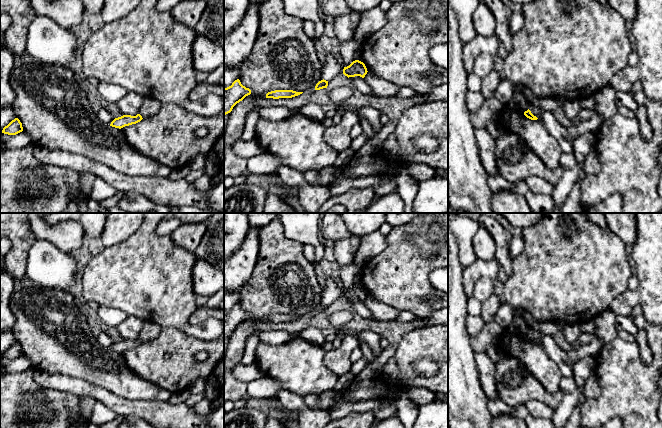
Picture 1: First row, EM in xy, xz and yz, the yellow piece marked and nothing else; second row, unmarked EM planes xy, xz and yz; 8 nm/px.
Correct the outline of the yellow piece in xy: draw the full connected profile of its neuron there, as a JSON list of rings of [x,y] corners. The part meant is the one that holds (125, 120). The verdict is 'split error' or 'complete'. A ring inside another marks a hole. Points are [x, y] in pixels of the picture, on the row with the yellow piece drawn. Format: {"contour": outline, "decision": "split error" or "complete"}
{"contour": [[[137,114],[136,116],[123,115],[121,117],[115,118],[111,122],[110,126],[121,129],[125,126],[136,124],[136,123],[140,122],[142,119],[143,118],[140,114]]], "decision": "complete"}

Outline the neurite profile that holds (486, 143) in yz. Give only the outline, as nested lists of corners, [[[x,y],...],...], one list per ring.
[[[486,128],[475,129],[474,134],[478,145],[479,157],[486,173],[499,175],[495,164],[496,140],[490,135]]]

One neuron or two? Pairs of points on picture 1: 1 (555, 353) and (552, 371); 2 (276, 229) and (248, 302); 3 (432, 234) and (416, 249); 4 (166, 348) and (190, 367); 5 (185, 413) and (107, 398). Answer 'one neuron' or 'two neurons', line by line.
1: two neurons
2: one neuron
3: two neurons
4: one neuron
5: one neuron

